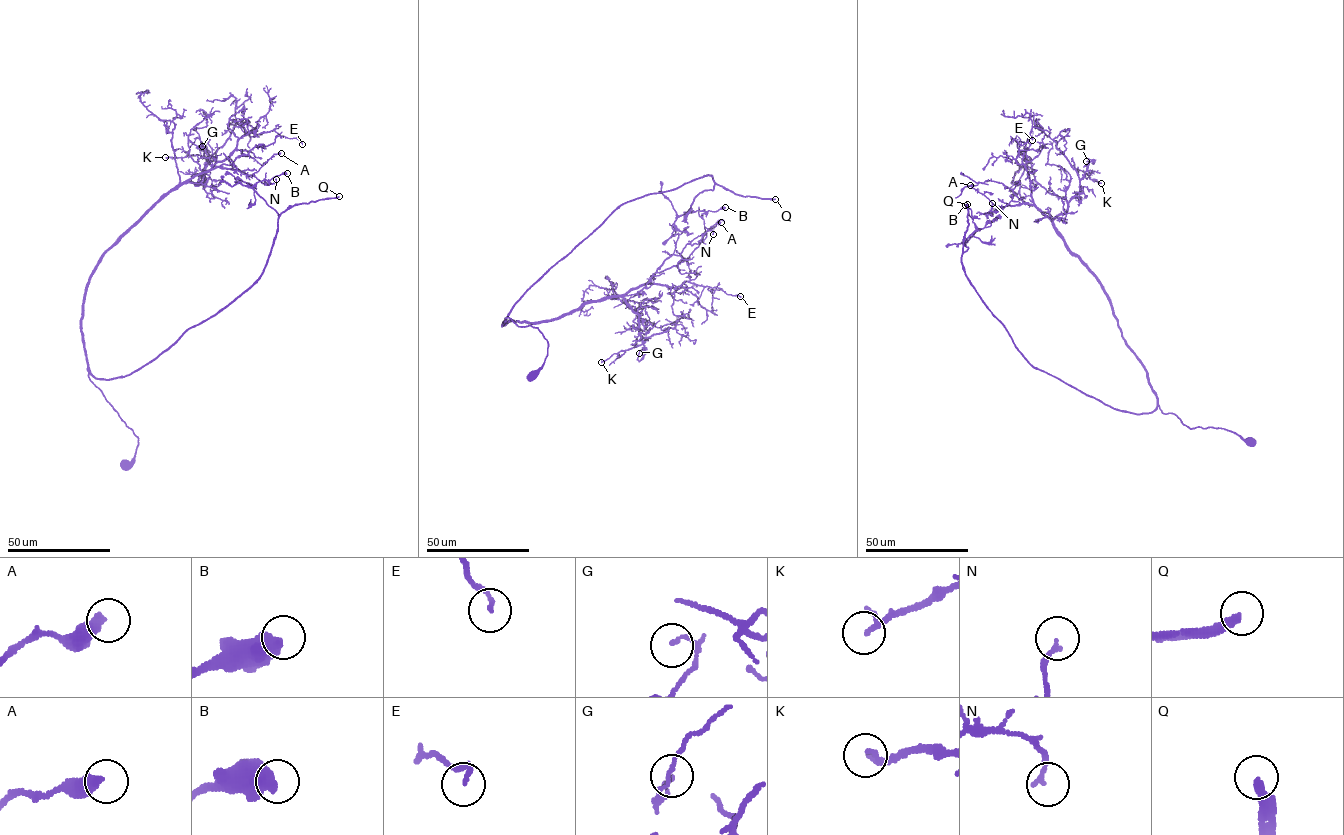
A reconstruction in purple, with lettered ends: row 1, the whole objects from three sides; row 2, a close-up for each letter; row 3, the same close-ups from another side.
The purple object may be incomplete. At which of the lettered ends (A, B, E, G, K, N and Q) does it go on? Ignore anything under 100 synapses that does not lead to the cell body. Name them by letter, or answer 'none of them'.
Q

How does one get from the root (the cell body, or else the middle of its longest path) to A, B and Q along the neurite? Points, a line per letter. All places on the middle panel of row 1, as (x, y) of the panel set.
A: (531, 374), (543, 363), (548, 341), (538, 328), (505, 317), (503, 326), (547, 321), (625, 294), (721, 222)
B: (531, 374), (548, 341), (505, 317), (608, 216), (708, 175), (713, 189), (689, 210), (725, 207)
Q: (531, 374), (543, 363), (548, 341), (538, 328), (505, 317), (621, 205), (708, 175), (735, 194), (775, 199)

